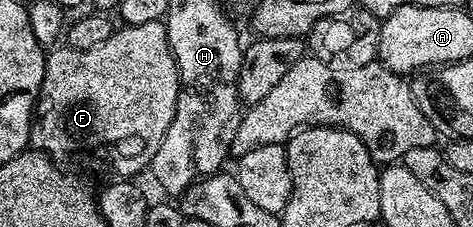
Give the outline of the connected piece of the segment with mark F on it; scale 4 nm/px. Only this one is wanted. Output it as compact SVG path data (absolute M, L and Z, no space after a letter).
M162 21L132 26L123 24L120 27L120 30L119 27L112 29L109 40L105 40L105 44L97 44L97 48L55 48L47 54L45 76L39 89L37 121L31 127L30 145L59 164L82 150L87 154L95 150L96 156L115 173L112 175L127 180L135 176L131 174L139 174L150 167L159 142L174 118L180 83Z

